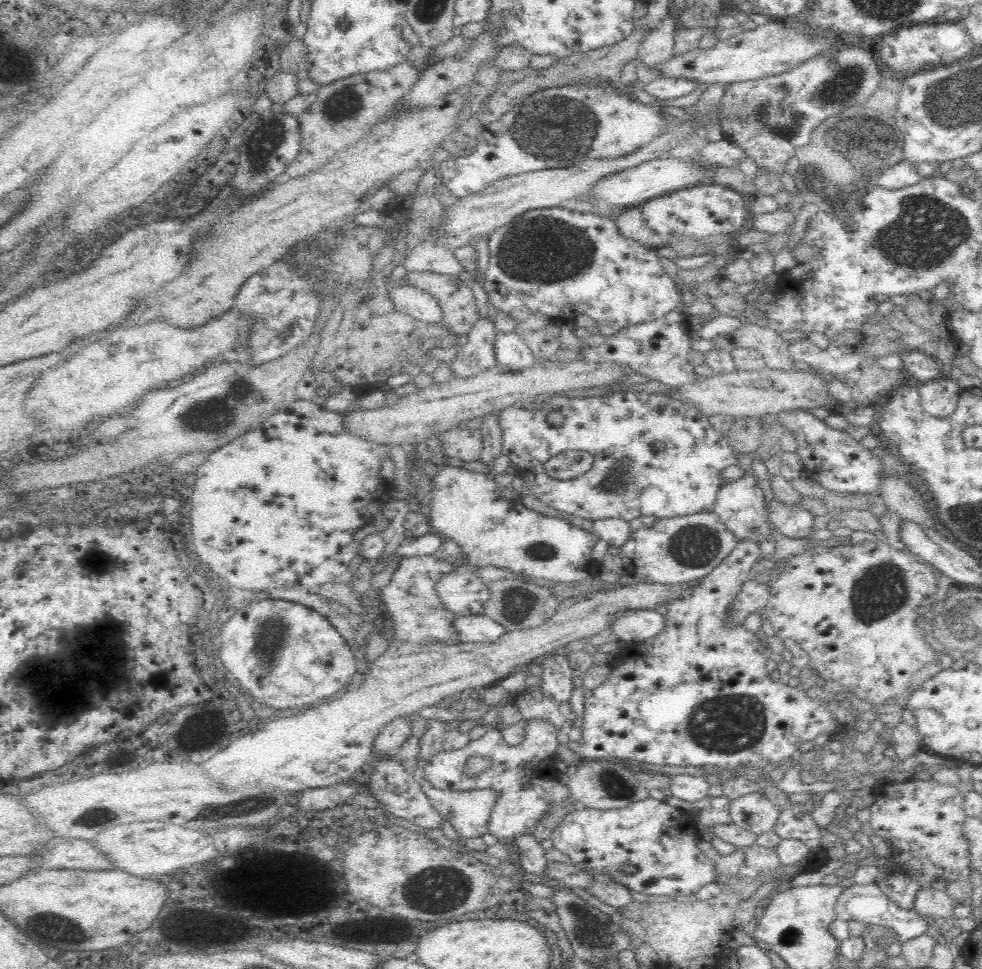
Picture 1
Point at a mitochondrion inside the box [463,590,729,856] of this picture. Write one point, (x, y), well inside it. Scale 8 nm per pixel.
(613, 784)

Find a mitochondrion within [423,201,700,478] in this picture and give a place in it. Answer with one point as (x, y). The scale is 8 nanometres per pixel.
(547, 251)

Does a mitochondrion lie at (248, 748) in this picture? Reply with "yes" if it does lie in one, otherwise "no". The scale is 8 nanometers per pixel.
no

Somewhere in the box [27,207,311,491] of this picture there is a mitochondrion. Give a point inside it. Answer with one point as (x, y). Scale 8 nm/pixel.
(221, 417)

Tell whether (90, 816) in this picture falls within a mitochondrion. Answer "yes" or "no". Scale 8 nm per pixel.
yes

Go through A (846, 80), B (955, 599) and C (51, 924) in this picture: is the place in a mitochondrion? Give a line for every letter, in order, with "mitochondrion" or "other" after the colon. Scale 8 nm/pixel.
A: mitochondrion
B: mitochondrion
C: mitochondrion

